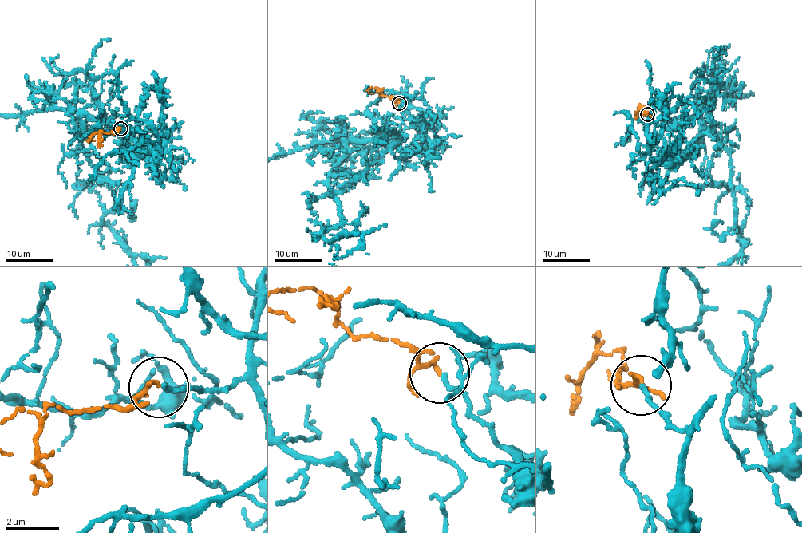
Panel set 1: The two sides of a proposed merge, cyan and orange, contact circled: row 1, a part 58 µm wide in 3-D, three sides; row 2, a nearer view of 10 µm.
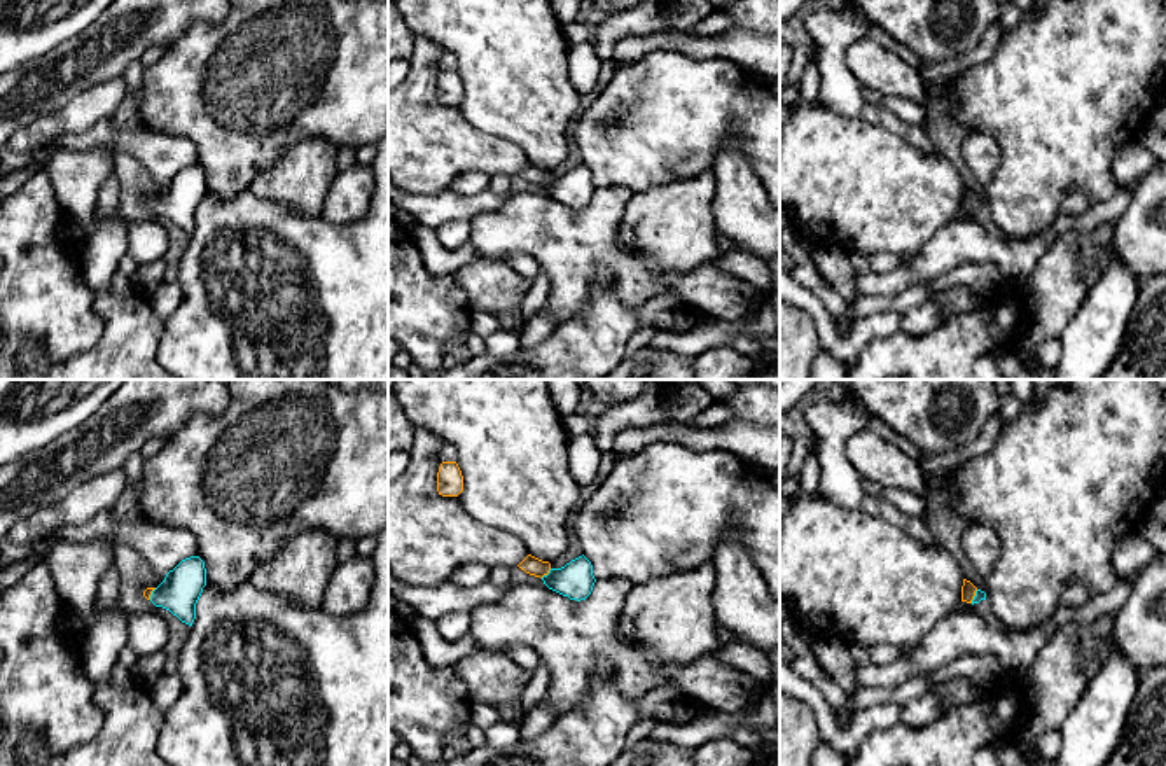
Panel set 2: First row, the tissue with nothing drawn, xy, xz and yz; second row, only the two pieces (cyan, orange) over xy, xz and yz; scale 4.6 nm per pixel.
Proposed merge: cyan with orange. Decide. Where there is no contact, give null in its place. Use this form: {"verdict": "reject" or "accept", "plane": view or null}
{"verdict": "accept", "plane": "xz"}

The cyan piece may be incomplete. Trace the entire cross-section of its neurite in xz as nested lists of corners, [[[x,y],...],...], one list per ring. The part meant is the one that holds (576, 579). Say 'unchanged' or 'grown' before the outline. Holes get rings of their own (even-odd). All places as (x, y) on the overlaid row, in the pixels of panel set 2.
grown | [[[528,554],[517,567],[540,577],[549,589],[577,602],[586,600],[596,582],[593,565],[584,554],[561,568],[552,568],[549,561]]]

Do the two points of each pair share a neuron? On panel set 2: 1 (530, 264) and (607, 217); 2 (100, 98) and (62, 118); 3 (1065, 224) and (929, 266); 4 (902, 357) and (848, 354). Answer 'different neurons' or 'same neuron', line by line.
1: different neurons
2: same neuron
3: same neuron
4: different neurons

